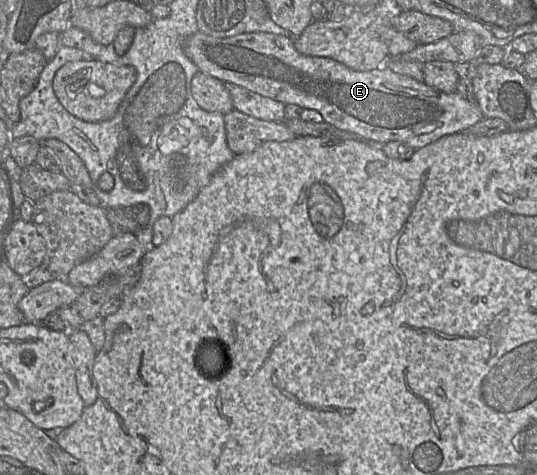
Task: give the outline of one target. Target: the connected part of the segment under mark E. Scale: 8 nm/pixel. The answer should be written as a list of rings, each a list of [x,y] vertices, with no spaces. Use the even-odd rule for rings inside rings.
[[[197,31],[186,40],[184,52],[199,71],[223,83],[234,83],[284,105],[296,104],[302,109],[314,109],[322,115],[324,122],[379,145],[400,141],[417,150],[445,135],[466,131],[484,118],[475,100],[467,100],[456,92],[437,91],[425,82],[393,72],[386,65],[370,71],[354,71],[331,58],[302,55],[296,50],[294,38],[290,35],[252,32],[214,38]]]

